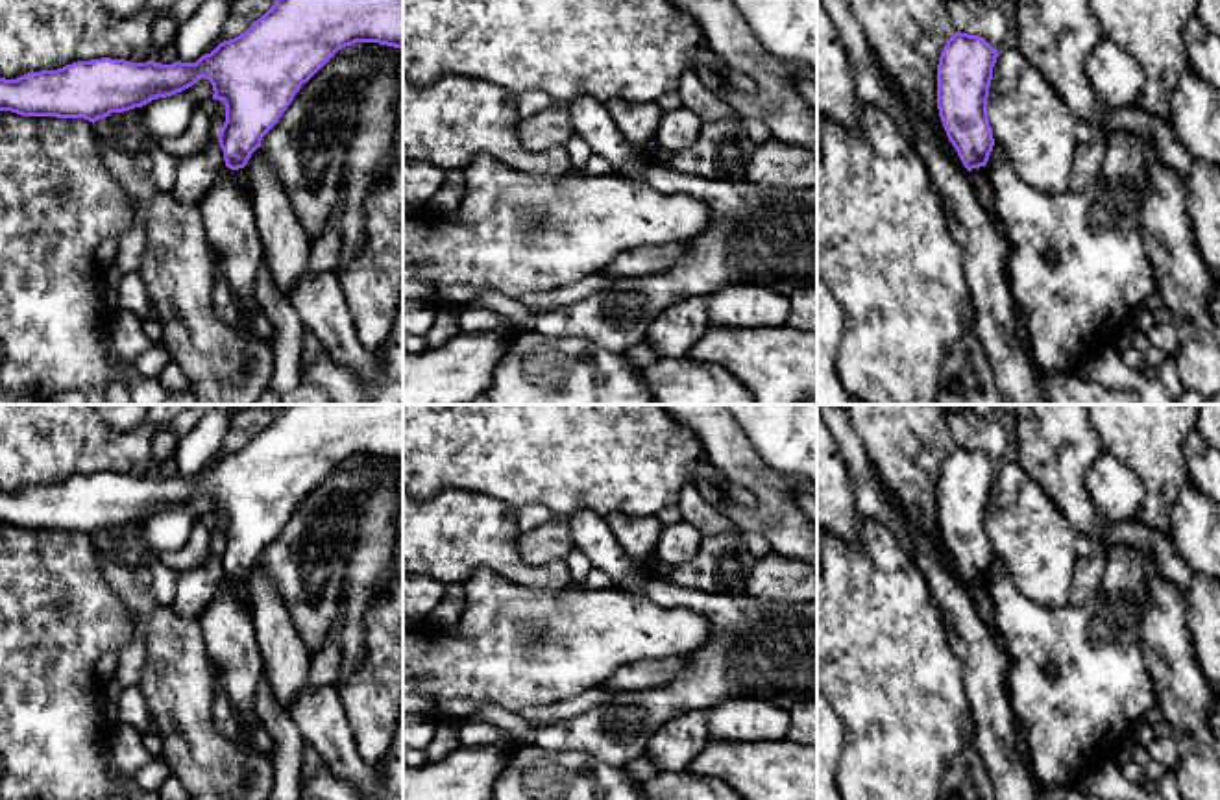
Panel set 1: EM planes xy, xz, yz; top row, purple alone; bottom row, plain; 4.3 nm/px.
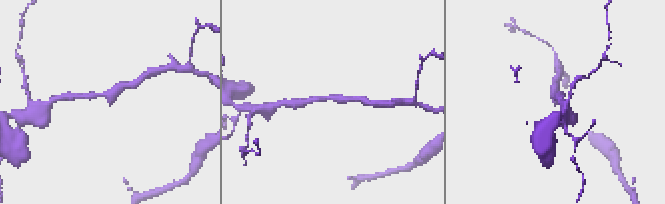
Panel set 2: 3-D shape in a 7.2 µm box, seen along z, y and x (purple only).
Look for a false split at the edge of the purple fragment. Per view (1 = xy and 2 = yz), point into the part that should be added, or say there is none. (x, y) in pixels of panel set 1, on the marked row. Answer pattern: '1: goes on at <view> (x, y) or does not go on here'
1: does not go on here
2: does not go on here

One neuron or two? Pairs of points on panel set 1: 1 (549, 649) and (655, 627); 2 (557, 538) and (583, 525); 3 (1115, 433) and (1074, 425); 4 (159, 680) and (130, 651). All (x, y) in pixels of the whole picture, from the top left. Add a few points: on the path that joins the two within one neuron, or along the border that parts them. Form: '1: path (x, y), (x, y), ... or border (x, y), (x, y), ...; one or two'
1: path (575, 638), (605, 629), (629, 629); one
2: border (564, 520), (575, 547); two
3: border (1091, 424), (1104, 449); two
4: border (135, 629), (143, 636), (146, 654), (135, 684); two

